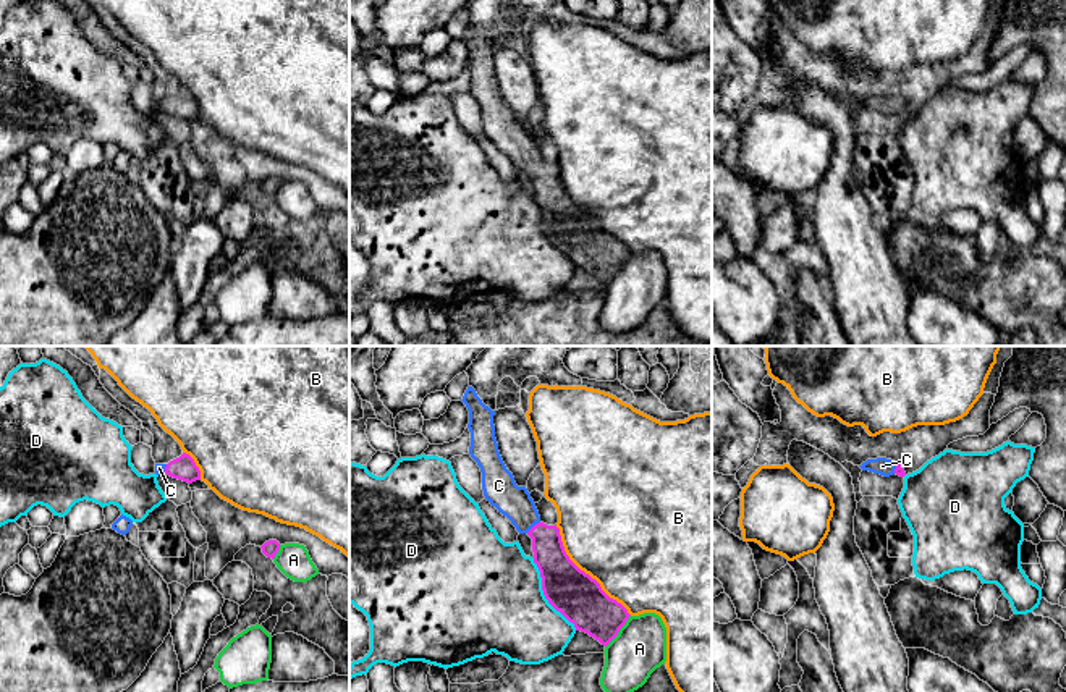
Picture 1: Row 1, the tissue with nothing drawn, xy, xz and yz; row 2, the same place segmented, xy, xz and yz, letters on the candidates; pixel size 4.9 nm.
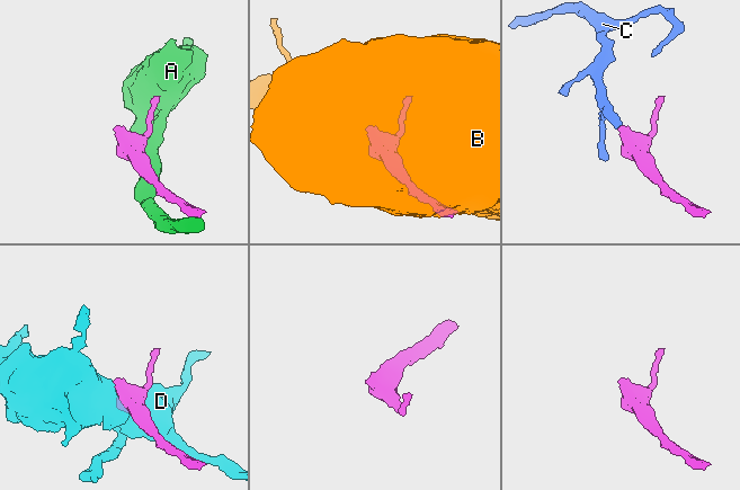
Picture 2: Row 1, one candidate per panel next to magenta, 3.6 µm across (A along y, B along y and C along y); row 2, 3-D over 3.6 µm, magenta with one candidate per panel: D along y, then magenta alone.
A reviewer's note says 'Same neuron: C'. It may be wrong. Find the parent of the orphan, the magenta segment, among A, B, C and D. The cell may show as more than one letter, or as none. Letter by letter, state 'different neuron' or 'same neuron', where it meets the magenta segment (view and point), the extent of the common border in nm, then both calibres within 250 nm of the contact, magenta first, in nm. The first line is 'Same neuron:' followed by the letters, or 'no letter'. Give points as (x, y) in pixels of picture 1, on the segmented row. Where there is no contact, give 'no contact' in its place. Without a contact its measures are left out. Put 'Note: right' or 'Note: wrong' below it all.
Same neuron: C
A: different neuron; contact xz (618, 631); length 200 nm; calibres 240 and 260 nm
B: different neuron; contact xz (584, 573); length 600 nm; calibres 240 and 500 nm
C: same neuron; contact xz (534, 526); length 90 nm; calibres 170 and 160 nm
D: different neuron; contact xz (544, 594); length 420 nm; calibres 240 and 480 nm
Note: right

